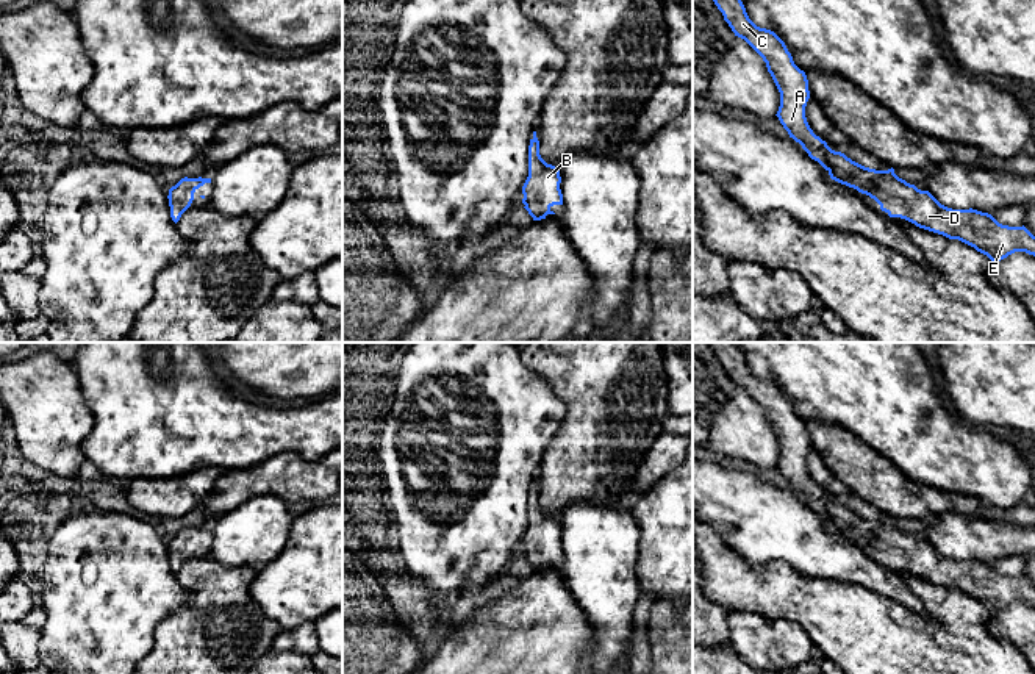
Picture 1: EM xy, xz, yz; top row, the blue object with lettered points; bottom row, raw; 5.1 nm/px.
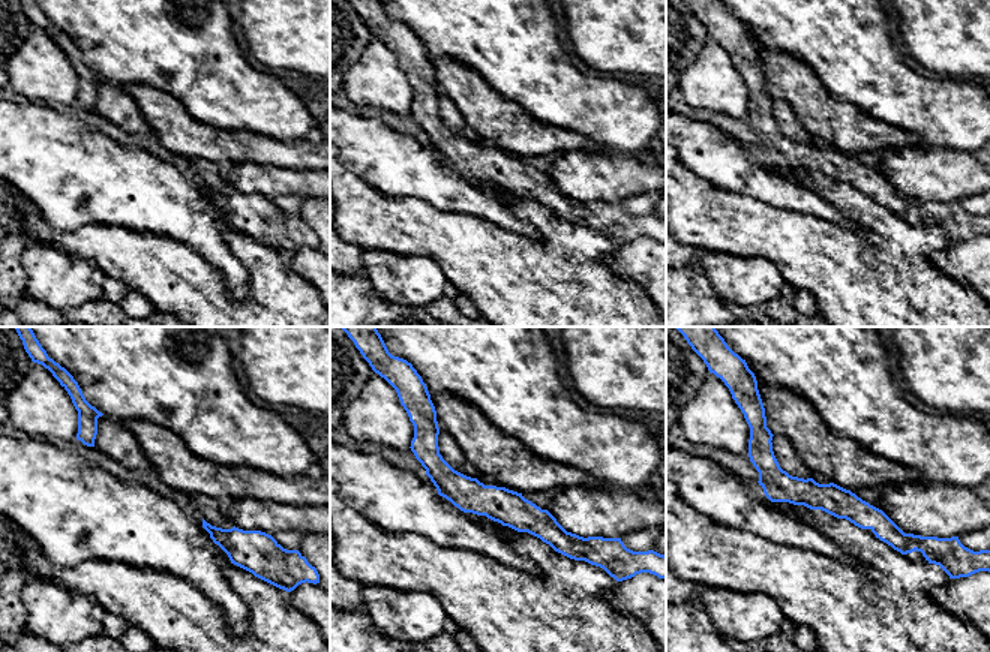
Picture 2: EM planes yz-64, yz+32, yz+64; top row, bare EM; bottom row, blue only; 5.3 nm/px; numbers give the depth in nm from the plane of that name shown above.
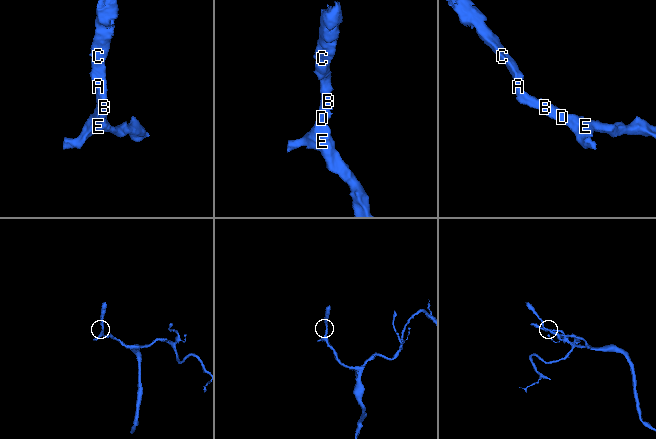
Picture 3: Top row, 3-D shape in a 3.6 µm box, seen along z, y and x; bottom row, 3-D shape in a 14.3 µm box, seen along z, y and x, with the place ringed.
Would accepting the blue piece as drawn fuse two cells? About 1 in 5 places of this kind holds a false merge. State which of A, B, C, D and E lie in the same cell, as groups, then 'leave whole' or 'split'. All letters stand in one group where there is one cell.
groups A B C D E; leave whole

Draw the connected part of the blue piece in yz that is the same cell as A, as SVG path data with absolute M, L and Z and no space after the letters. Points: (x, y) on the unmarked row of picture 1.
M707 342L735 386L744 389L766 413L779 443L777 468L790 488L818 511L832 530L874 549L890 568L901 568L919 579L958 590L993 613L1015 602L1035 607L1035 586L1022 577L999 574L991 565L977 560L952 560L941 555L929 541L921 541L894 524L894 519L865 518L841 502L832 500L813 483L805 468L810 449L808 430L785 393L771 380L757 377L747 366L736 342Z

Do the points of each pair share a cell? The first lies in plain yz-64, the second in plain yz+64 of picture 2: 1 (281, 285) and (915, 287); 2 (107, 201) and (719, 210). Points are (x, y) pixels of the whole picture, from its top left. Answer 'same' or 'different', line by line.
1: same
2: different

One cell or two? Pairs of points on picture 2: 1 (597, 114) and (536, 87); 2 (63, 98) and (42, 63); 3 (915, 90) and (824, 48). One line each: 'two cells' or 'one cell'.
1: one cell
2: one cell
3: one cell

